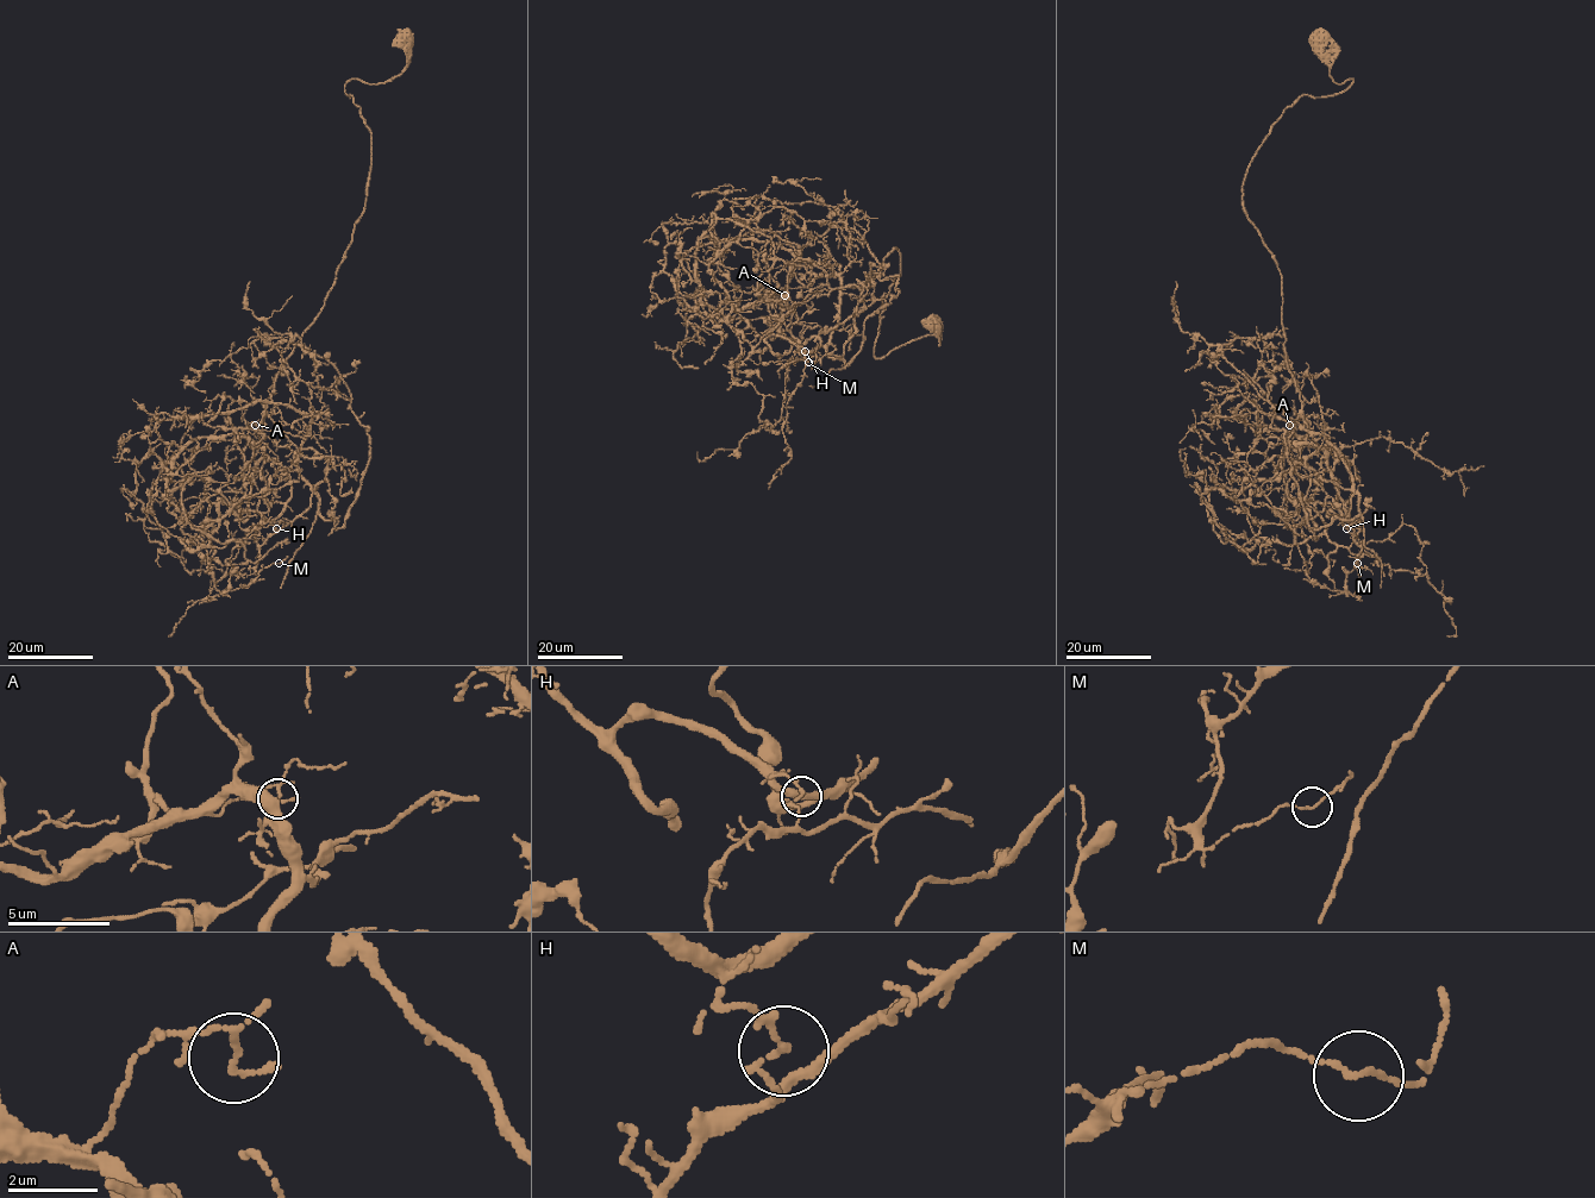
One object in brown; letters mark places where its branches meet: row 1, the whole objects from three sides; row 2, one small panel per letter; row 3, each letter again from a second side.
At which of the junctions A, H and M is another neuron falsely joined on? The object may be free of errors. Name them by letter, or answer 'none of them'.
H

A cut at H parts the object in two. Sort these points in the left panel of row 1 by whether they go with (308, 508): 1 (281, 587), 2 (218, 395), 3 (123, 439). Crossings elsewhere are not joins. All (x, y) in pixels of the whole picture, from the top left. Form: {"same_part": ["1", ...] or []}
{"same_part": ["1", "3"]}

